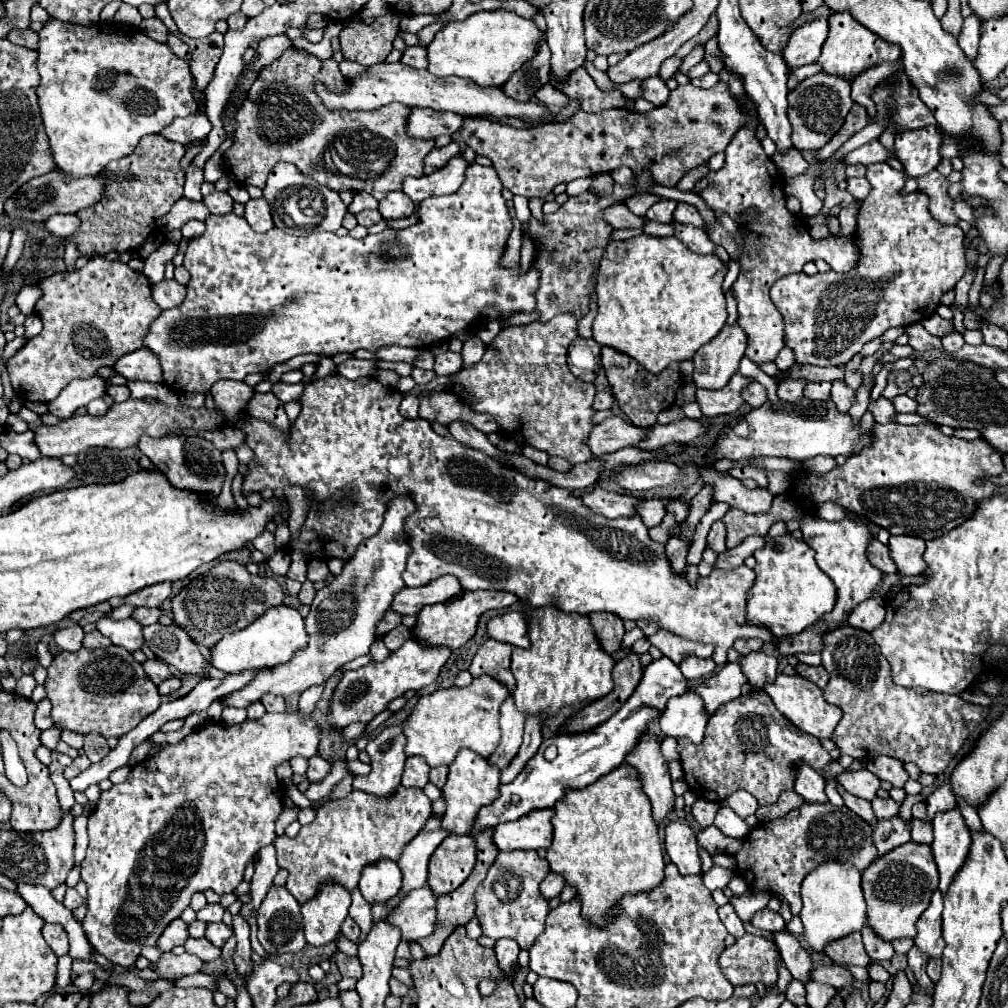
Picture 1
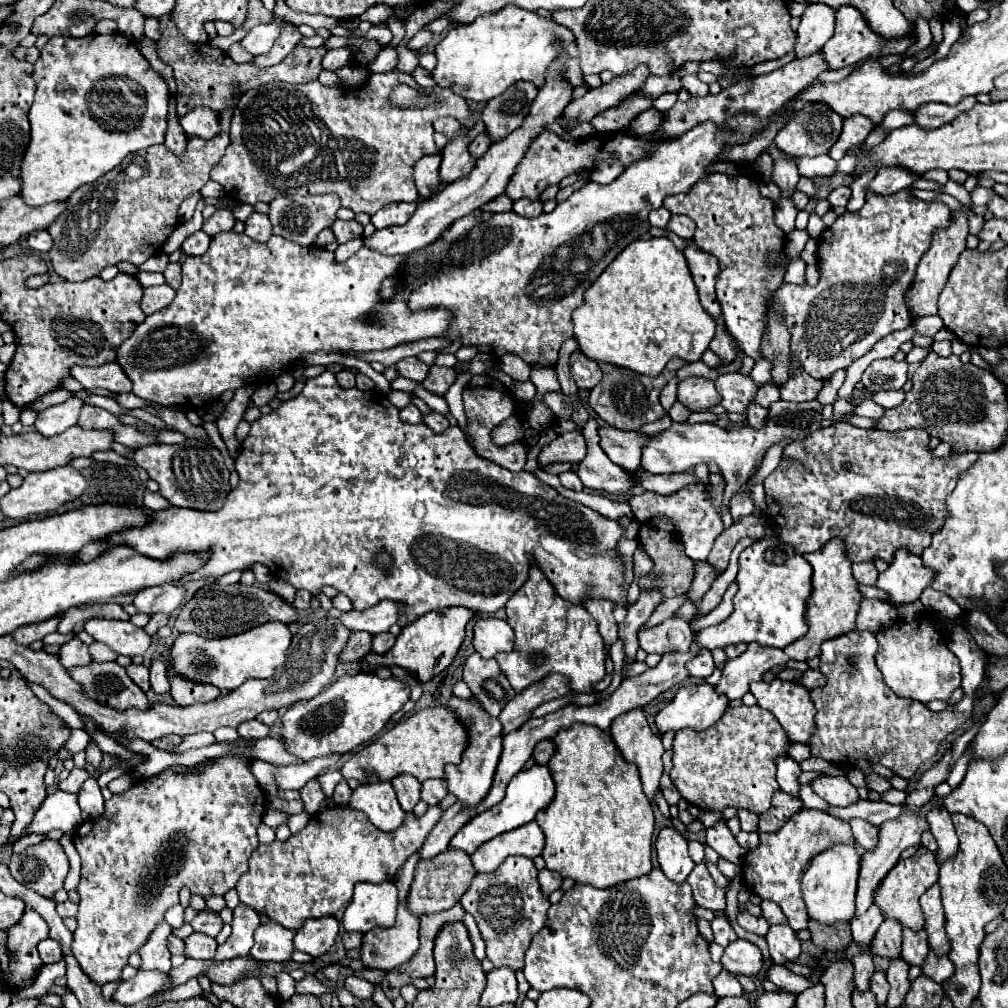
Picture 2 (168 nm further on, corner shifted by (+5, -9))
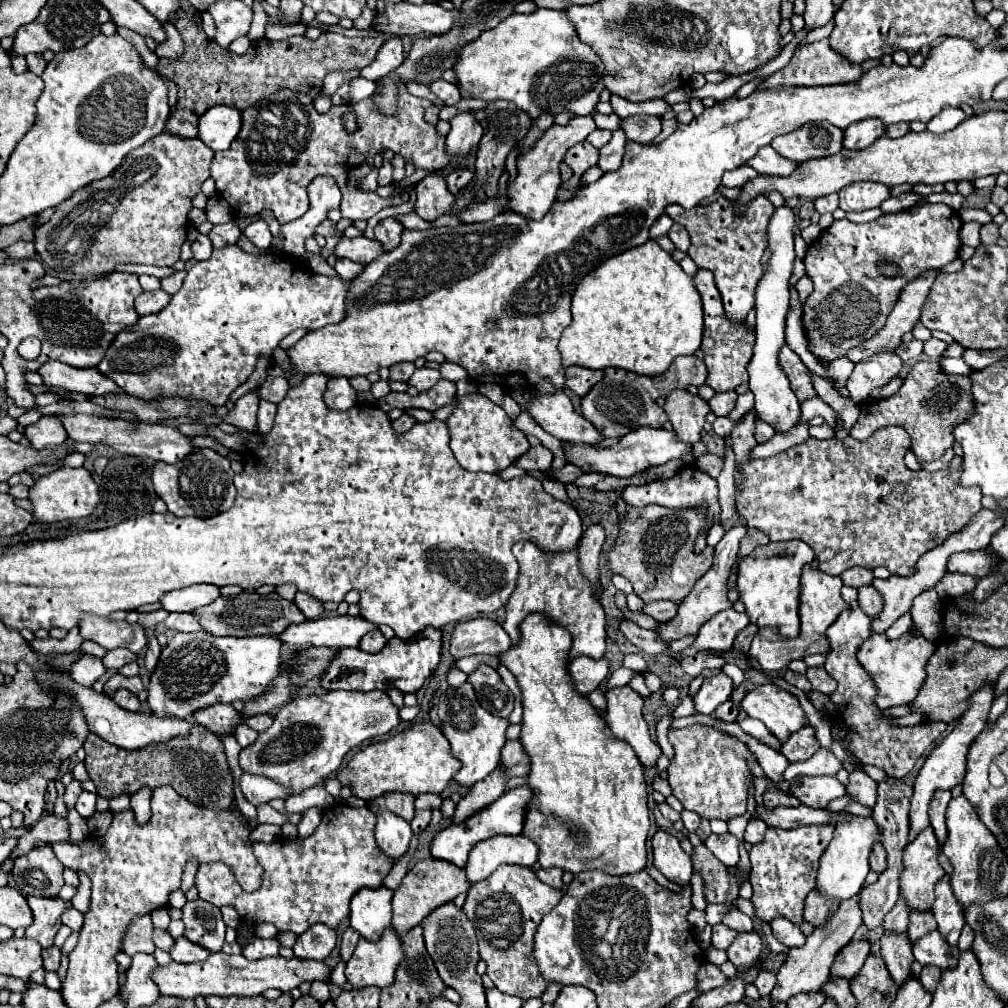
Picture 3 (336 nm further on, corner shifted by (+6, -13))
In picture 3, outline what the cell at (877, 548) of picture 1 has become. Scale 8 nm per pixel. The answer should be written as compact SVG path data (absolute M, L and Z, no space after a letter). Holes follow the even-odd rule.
M849 569L841 575L843 583L849 585L849 587L863 587L863 585L871 585L871 581L875 579L873 577L873 571L867 571L867 569Z

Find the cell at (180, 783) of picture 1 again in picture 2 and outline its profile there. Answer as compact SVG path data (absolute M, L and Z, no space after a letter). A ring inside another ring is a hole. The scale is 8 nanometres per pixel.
M226 755L220 759L214 759L202 773L196 775L176 775L172 769L162 771L158 777L152 777L150 781L140 781L136 785L132 785L128 791L124 791L122 795L114 795L110 801L106 801L106 811L102 817L92 819L92 821L84 821L76 835L74 835L74 845L76 851L82 859L82 879L78 885L78 895L80 895L80 907L78 907L78 929L74 931L74 941L72 941L72 955L76 957L80 969L96 983L96 985L104 985L110 981L120 981L120 973L124 969L124 965L128 963L128 955L138 951L148 935L154 931L154 925L158 925L158 921L164 919L164 913L168 907L178 903L178 891L182 887L188 887L192 893L202 895L202 897L210 897L210 895L224 895L228 889L232 889L238 879L248 871L248 859L254 853L254 849L258 847L258 837L256 837L256 827L262 823L262 813L266 811L266 799L262 799L262 791L258 787L256 777L250 773L250 757L244 755Z

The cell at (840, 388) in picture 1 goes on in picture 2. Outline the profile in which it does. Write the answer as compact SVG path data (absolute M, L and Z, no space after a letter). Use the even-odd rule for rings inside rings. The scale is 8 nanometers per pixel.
M834 423L784 447L782 463L764 479L766 513L778 525L780 541L794 545L800 555L818 551L830 539L840 537L844 541L846 557L852 563L876 559L890 563L894 553L904 547L914 555L922 555L930 545L932 535L942 529L948 517L944 501L952 493L958 475L974 461L976 453L934 459L932 449L928 449L928 435L924 429L876 431L858 429L850 423Z

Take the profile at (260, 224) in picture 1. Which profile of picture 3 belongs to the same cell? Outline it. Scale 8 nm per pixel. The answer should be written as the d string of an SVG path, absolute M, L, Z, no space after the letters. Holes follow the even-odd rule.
M263 219L251 223L251 225L243 231L243 235L245 235L255 247L259 247L261 251L269 249L269 247L271 247L271 241L273 241L273 235L271 235L271 231L269 231L269 227L267 227L267 223L265 223Z

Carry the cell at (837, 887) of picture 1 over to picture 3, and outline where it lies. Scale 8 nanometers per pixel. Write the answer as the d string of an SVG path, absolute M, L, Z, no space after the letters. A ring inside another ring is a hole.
M855 817L853 821L837 823L835 835L819 859L815 891L833 901L845 901L859 893L869 873L869 853L873 841L879 841L879 829L871 817Z

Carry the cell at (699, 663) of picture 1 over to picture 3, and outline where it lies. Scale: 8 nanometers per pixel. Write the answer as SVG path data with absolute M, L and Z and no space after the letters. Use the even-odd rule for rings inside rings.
M695 655L695 657L687 657L681 661L681 667L687 675L691 677L697 677L701 675L703 669L711 669L711 667L721 667L725 661L719 659L719 657L707 657L707 655Z

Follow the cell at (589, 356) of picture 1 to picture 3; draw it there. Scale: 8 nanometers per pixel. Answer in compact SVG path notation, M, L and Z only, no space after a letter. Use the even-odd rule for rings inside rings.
M569 367L565 371L565 387L569 387L573 393L577 393L579 397L587 395L589 389L599 383L603 377L603 371L593 371L593 369L587 369L587 367Z

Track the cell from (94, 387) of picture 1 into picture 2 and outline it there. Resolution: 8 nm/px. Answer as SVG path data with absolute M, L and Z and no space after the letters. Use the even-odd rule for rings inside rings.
M72 397L60 405L54 405L54 407L48 407L44 409L34 427L38 433L42 433L44 437L52 437L52 435L58 435L62 431L66 431L68 427L76 425L78 421L78 415L80 415L80 409L82 409L82 399L78 397Z

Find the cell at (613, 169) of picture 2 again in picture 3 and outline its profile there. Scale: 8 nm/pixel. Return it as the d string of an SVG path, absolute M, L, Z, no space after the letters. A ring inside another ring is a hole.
M623 129L613 131L611 141L599 149L599 163L597 163L597 167L601 171L607 173L607 171L615 171L615 169L621 167L621 159L623 159L623 151L625 151L623 149L625 141L627 141L627 137L625 137Z

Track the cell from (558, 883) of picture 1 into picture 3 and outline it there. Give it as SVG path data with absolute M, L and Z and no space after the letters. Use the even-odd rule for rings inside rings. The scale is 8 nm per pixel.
M541 869L541 871L537 871L537 877L543 881L543 883L547 883L547 885L551 885L551 887L555 887L555 889L561 889L563 887L563 881L561 881L561 877L563 877L563 871L561 869Z

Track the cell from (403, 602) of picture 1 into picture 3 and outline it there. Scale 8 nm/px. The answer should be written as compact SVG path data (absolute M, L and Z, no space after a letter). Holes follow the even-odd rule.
M321 617L313 621L303 621L299 625L289 625L285 633L281 633L281 641L293 647L295 651L301 651L309 645L313 647L357 647L361 637L365 633L371 633L373 629L379 629L379 625L373 625L371 621L365 621L363 617Z

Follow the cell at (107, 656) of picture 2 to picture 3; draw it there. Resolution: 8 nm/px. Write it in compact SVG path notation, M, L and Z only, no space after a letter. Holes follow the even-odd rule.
M113 649L113 651L107 651L107 655L103 657L103 665L109 669L109 667L115 667L115 669L121 669L125 663L131 663L135 661L137 657L129 651L129 649Z

